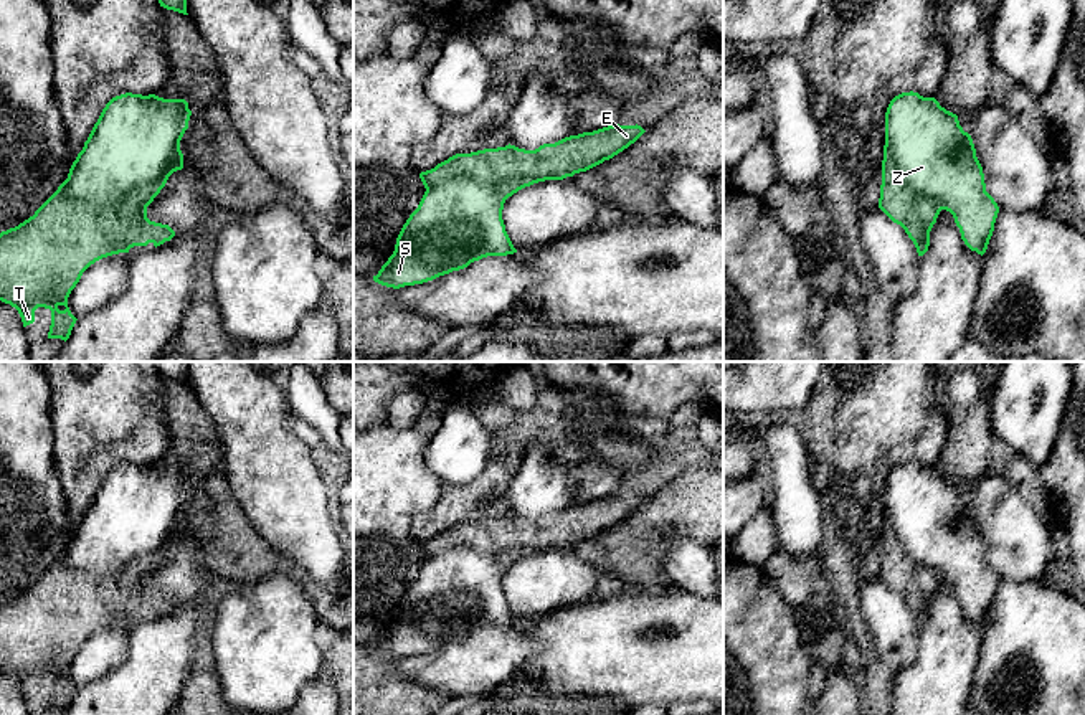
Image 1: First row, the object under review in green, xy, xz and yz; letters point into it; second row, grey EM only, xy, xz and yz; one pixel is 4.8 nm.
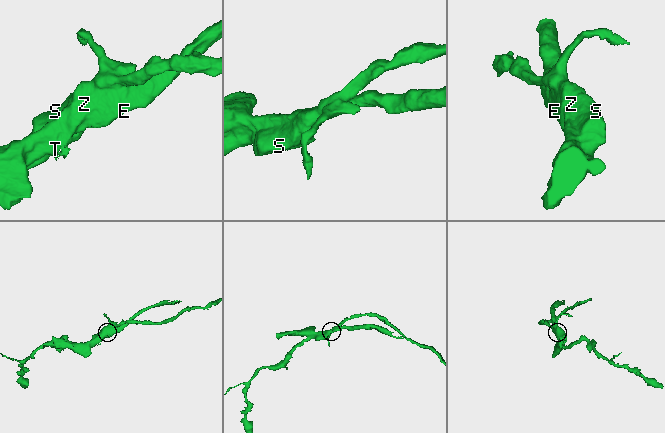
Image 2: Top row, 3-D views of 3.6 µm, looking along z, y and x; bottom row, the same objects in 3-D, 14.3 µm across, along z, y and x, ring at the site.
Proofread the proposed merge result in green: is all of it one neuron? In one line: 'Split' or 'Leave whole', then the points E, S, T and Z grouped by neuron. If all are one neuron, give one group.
Split. Groups: E T / S Z

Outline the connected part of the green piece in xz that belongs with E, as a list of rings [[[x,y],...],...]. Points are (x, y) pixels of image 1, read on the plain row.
[[[608,495],[593,502],[543,514],[535,520],[505,515],[471,523],[456,523],[421,542],[424,558],[439,556],[459,547],[492,553],[509,568],[519,560],[545,550],[563,550],[613,528],[646,500],[641,495]]]

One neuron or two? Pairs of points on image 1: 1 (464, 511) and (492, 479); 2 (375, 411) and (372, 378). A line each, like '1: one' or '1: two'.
1: one
2: one

